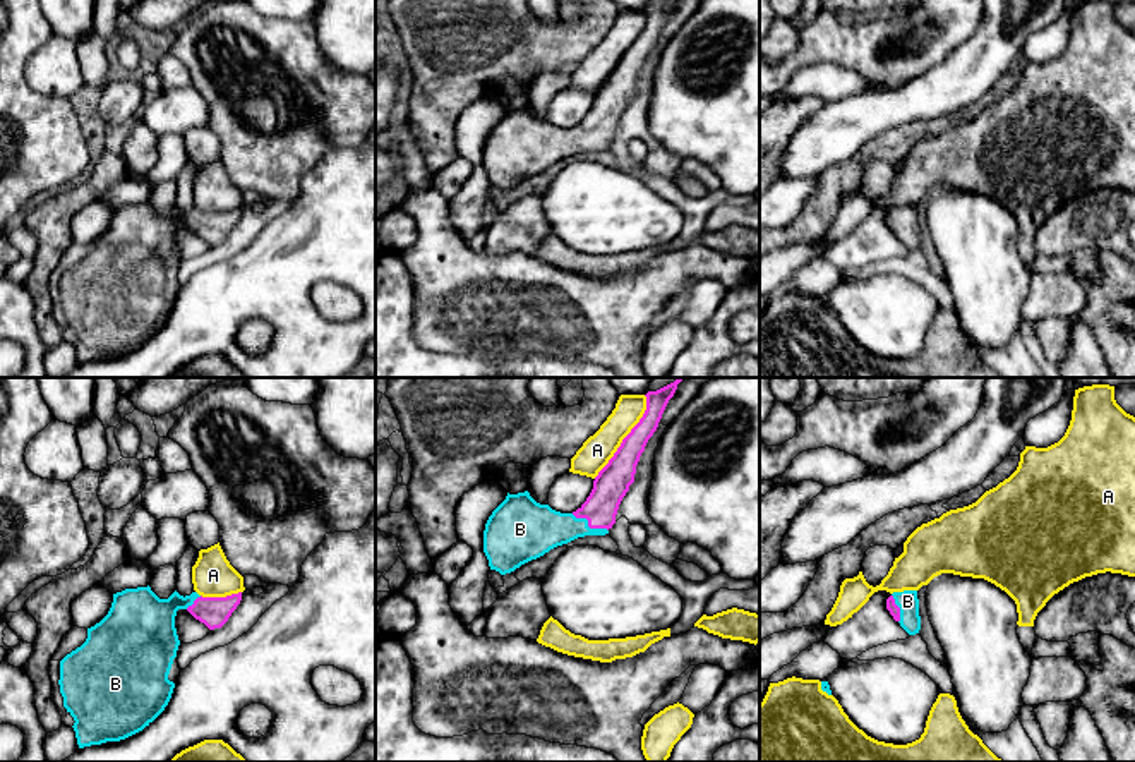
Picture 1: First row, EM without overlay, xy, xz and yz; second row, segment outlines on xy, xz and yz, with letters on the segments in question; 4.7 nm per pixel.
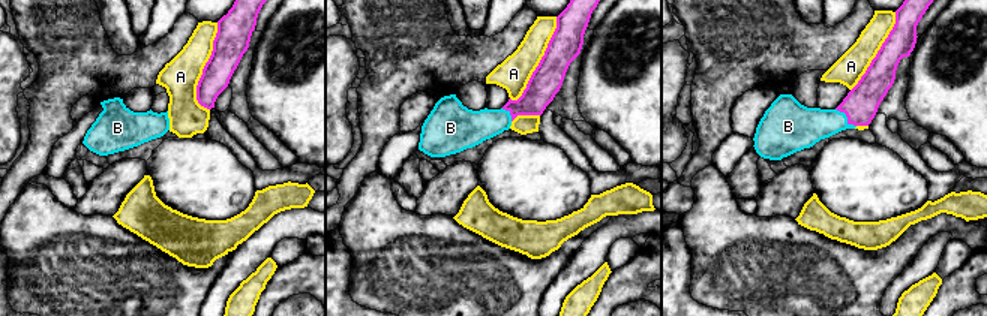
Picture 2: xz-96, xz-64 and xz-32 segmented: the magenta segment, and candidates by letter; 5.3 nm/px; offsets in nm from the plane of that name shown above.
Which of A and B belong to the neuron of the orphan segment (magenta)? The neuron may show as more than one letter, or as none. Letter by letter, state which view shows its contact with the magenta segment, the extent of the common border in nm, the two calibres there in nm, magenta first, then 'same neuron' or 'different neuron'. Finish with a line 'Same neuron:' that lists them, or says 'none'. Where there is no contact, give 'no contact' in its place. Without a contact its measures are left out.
A: contact in xz; length 460 nm; calibres 160 and 150 nm; different neuron
B: contact in xz; length 190 nm; calibres 160 and 240 nm; same neuron
Same neuron: B

